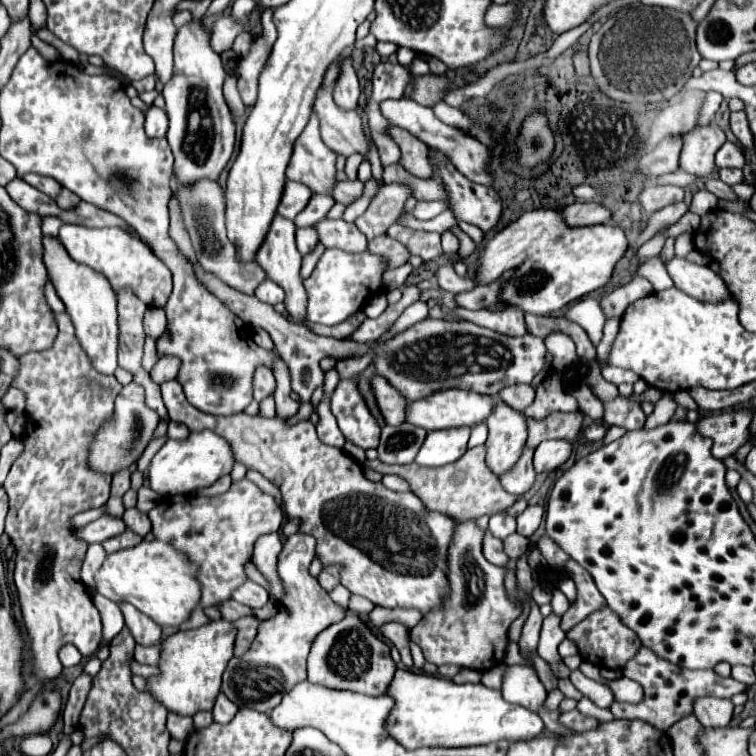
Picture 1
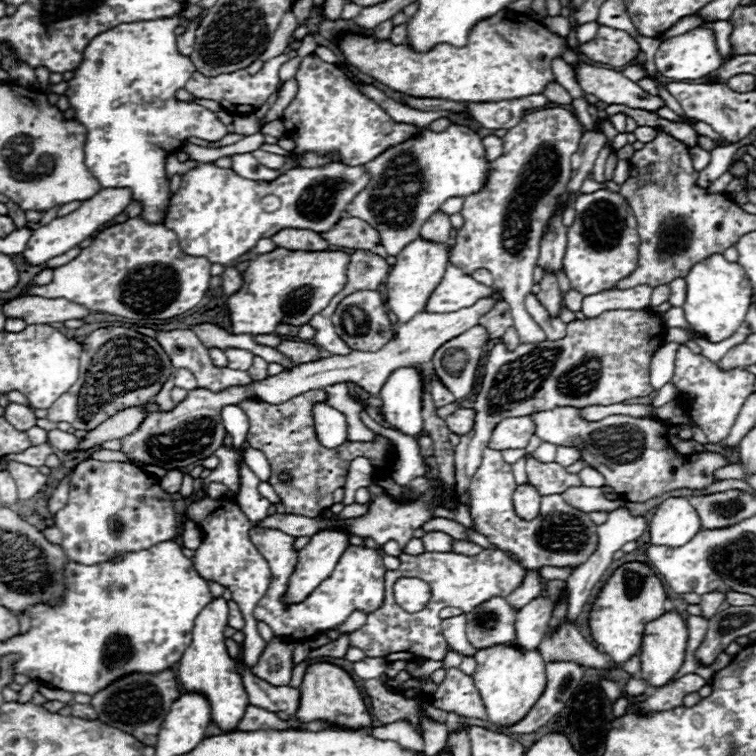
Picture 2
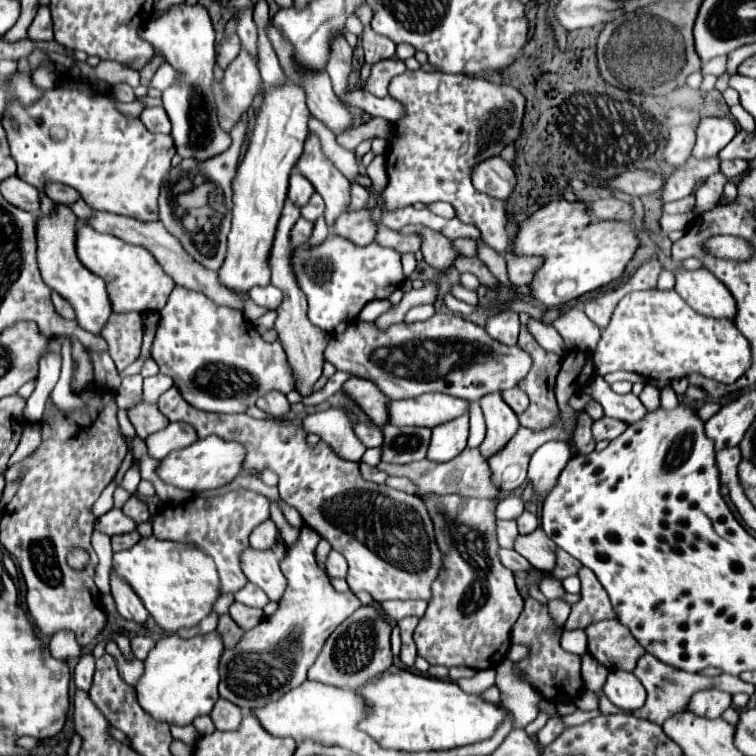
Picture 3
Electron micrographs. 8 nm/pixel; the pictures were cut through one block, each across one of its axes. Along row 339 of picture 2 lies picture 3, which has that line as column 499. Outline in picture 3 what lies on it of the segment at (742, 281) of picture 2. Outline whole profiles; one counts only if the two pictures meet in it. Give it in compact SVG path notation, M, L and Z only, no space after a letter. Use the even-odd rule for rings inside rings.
M396 666L376 676L360 694L374 706L374 712L360 722L360 730L368 732L382 748L404 752L450 750L488 740L510 716L506 708L486 702L480 694L464 692L452 680L438 680Z

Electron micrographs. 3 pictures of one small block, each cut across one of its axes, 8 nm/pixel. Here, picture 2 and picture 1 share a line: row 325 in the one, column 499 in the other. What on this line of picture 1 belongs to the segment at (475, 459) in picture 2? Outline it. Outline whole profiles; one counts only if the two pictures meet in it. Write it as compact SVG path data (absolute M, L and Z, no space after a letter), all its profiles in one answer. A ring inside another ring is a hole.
M474 520L458 524L448 556L448 580L452 592L444 608L430 612L428 620L418 622L410 630L412 640L422 648L424 658L436 666L456 664L486 672L504 662L508 628L520 616L520 608L506 598L504 570L486 562L482 556L482 538L484 532Z

